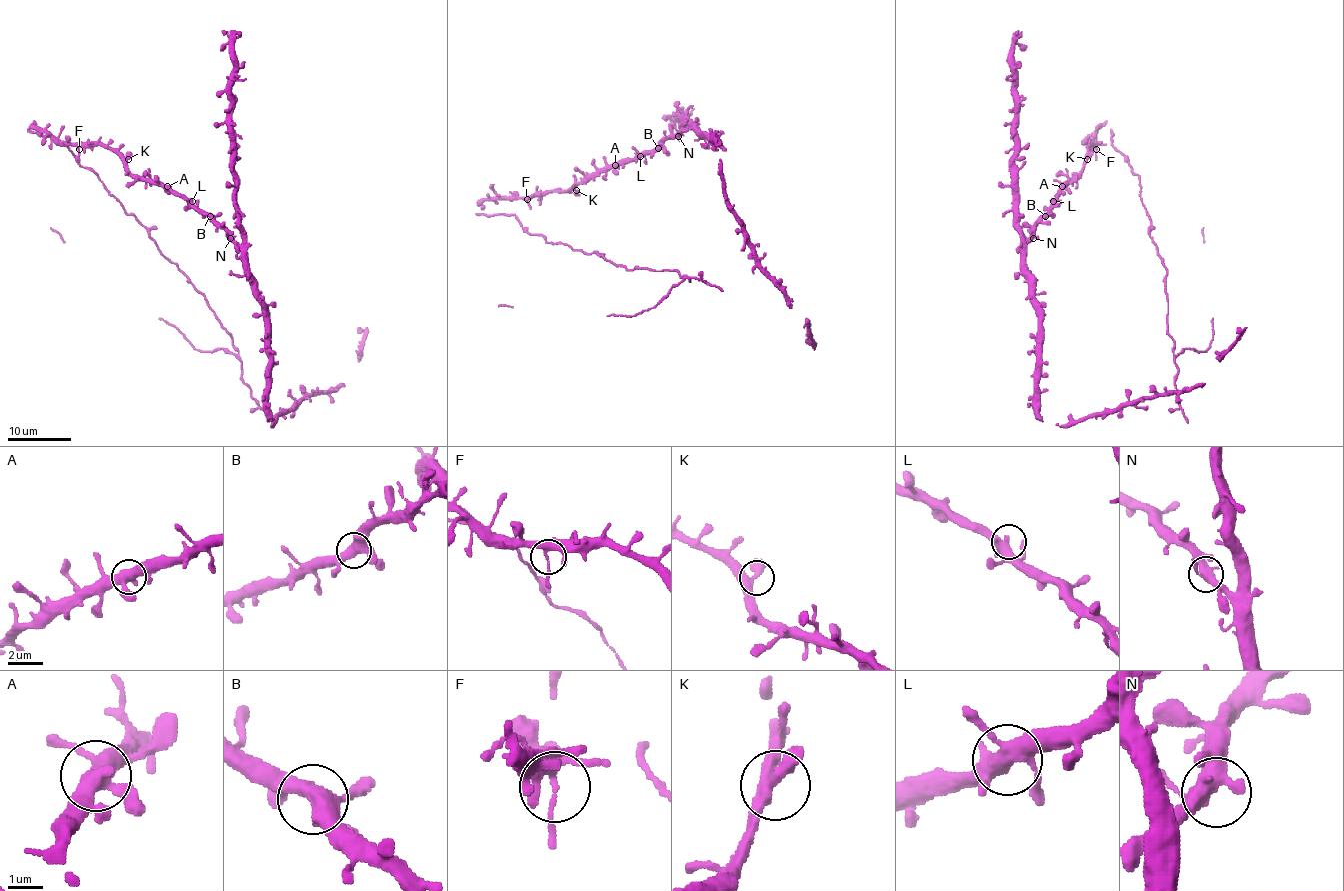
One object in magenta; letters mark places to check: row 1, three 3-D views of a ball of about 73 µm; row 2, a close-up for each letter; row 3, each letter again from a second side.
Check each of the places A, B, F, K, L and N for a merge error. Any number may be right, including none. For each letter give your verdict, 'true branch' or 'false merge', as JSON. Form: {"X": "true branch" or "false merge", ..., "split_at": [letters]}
{"A": "true branch", "B": "true branch", "F": "true branch", "K": "true branch", "L": "true branch", "N": "true branch", "split_at": []}

